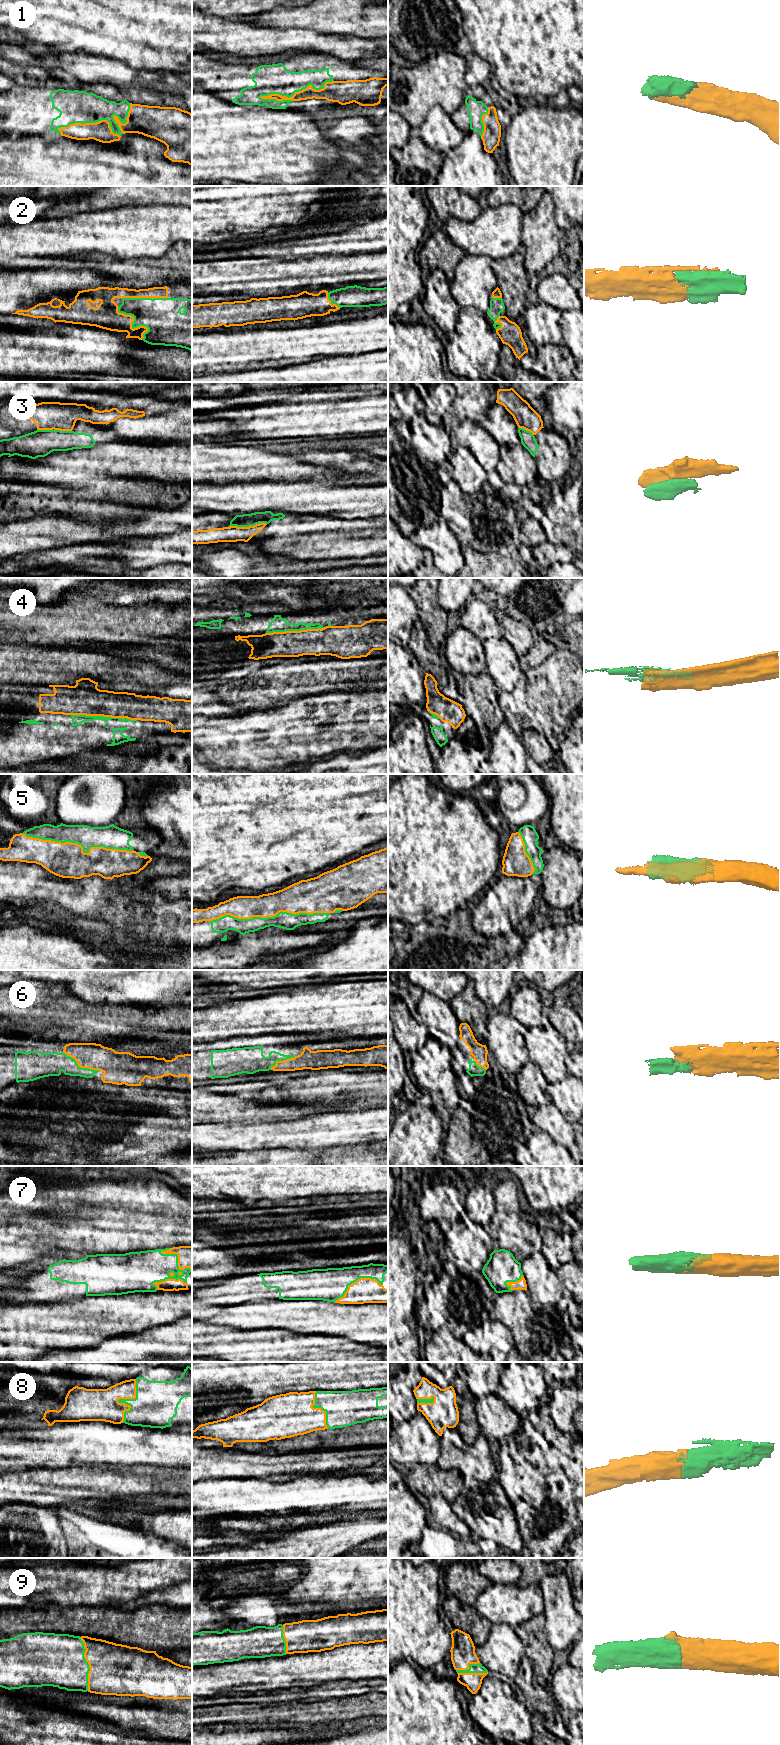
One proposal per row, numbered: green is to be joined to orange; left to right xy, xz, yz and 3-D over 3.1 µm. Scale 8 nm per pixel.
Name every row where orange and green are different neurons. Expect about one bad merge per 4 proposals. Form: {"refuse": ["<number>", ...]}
{"refuse": ["3"]}

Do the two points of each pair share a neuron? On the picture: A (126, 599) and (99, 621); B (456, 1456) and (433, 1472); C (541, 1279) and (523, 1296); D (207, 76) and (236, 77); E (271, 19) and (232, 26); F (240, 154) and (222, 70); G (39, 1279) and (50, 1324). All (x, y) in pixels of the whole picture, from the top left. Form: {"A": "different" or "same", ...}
{"A": "different", "B": "different", "C": "different", "D": "same", "E": "different", "F": "different", "G": "different"}

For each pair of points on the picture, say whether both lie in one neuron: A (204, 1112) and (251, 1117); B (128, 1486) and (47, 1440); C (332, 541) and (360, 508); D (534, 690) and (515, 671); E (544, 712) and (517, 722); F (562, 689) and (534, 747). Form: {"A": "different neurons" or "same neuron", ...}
{"A": "same neuron", "B": "different neurons", "C": "different neurons", "D": "different neurons", "E": "same neuron", "F": "different neurons"}

